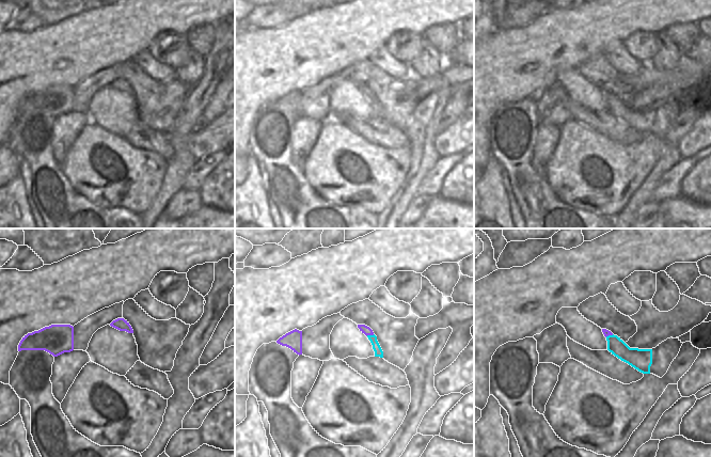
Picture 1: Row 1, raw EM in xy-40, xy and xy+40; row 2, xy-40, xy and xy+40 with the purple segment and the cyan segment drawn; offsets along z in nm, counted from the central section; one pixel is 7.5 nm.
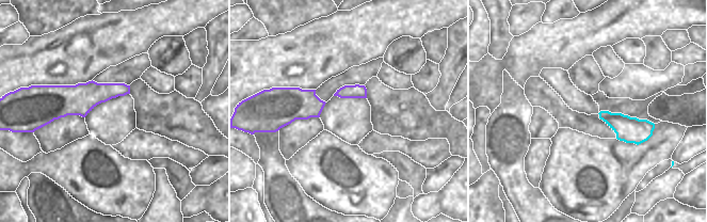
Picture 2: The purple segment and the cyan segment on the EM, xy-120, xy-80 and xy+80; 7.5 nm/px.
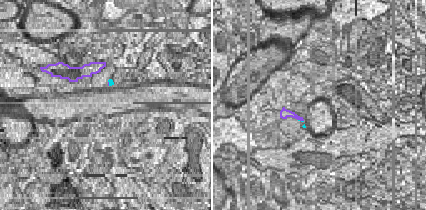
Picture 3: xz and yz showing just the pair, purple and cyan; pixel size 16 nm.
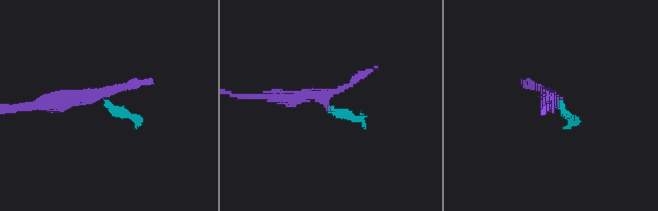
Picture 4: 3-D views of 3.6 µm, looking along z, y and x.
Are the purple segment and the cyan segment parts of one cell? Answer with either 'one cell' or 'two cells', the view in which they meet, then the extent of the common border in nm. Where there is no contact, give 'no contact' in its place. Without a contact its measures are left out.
two cells | xy | 60 nm

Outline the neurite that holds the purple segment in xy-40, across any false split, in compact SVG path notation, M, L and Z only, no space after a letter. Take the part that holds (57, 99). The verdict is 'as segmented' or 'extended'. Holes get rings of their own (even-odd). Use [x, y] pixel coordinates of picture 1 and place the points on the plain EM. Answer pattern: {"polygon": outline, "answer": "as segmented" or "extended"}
{"polygon": "M51 85L28 94L18 106L18 112L21 111L45 111L53 117L70 113L74 111L74 88Z", "answer": "as segmented"}

